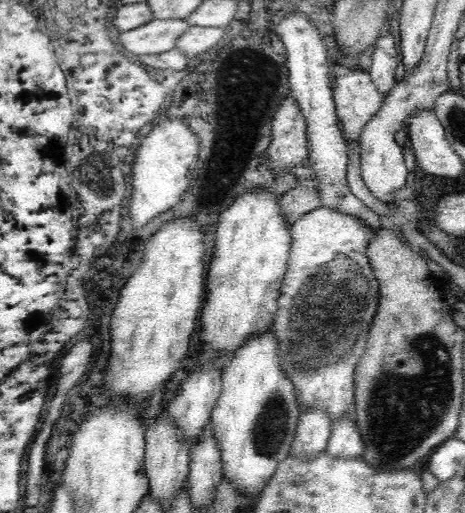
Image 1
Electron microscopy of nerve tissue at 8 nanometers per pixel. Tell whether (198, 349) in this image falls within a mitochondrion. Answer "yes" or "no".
no

